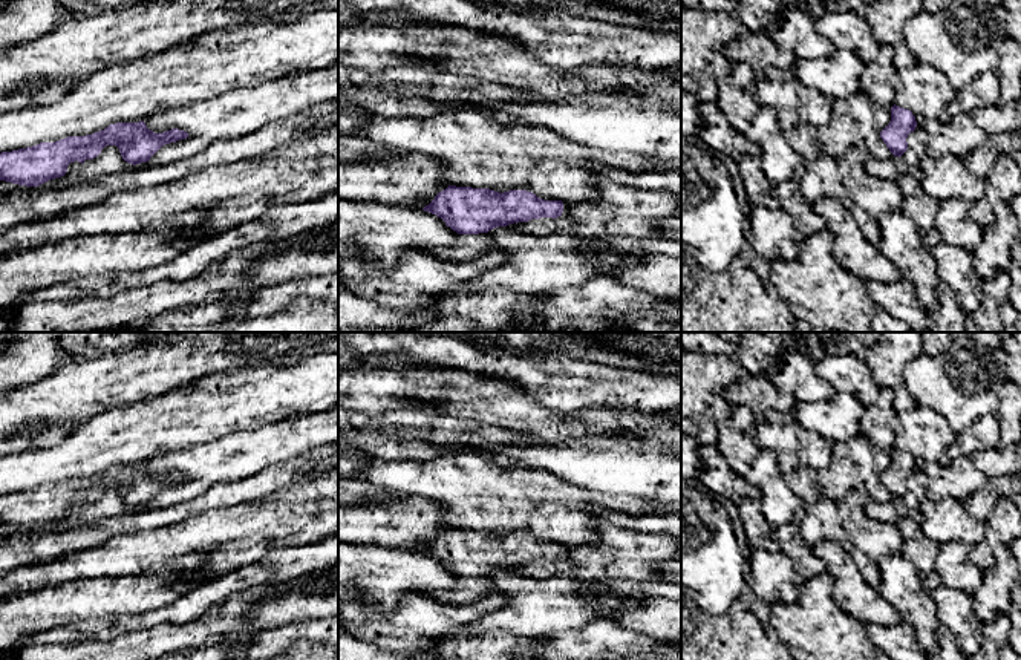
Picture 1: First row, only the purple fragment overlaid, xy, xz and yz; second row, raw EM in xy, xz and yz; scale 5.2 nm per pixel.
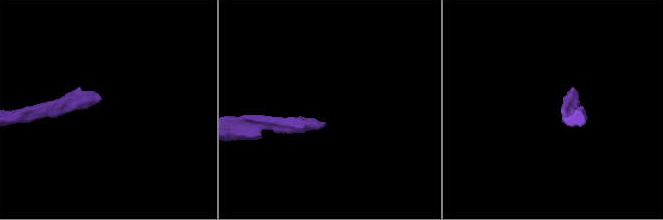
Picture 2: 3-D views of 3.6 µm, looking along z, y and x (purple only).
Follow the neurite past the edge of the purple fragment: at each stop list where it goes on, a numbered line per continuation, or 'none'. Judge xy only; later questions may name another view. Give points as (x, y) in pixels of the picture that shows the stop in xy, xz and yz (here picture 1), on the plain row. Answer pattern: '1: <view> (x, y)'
none

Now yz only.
1: yz (925, 434)

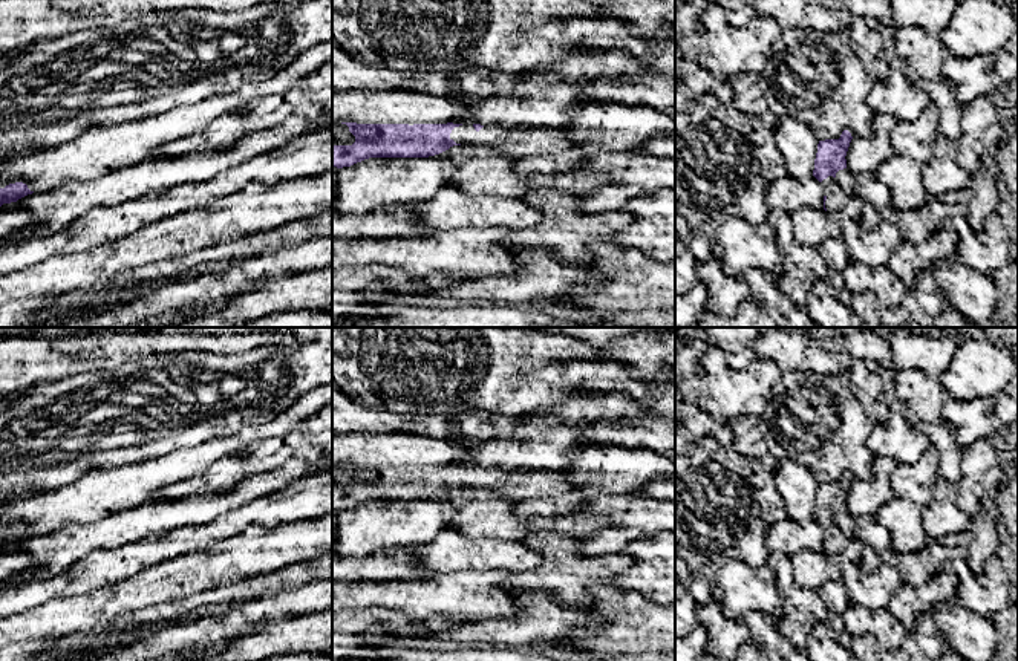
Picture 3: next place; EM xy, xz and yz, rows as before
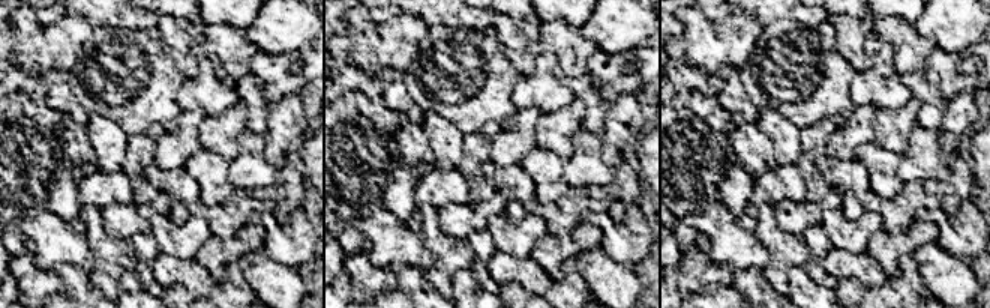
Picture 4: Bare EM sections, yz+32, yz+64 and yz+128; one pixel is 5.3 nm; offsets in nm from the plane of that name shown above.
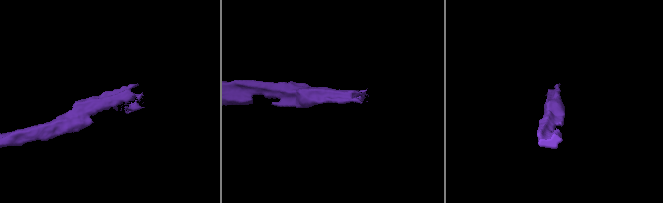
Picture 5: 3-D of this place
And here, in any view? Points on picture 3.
1: xz (518, 484)

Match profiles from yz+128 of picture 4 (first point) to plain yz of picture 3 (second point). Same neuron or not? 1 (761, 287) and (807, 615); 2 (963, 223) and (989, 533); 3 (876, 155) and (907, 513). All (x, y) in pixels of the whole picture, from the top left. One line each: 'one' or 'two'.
1: two
2: two
3: one

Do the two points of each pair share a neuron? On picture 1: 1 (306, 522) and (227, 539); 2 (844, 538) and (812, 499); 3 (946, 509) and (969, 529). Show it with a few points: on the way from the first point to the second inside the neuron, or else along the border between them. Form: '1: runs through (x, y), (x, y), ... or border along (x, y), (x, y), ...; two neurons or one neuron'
1: runs through (287, 522), (251, 522), (247, 526); one neuron
2: runs through (835, 529), (821, 515), (819, 509); one neuron
3: runs through (952, 515), (963, 526); one neuron

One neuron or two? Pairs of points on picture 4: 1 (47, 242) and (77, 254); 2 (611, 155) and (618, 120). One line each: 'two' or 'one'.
1: one
2: one

